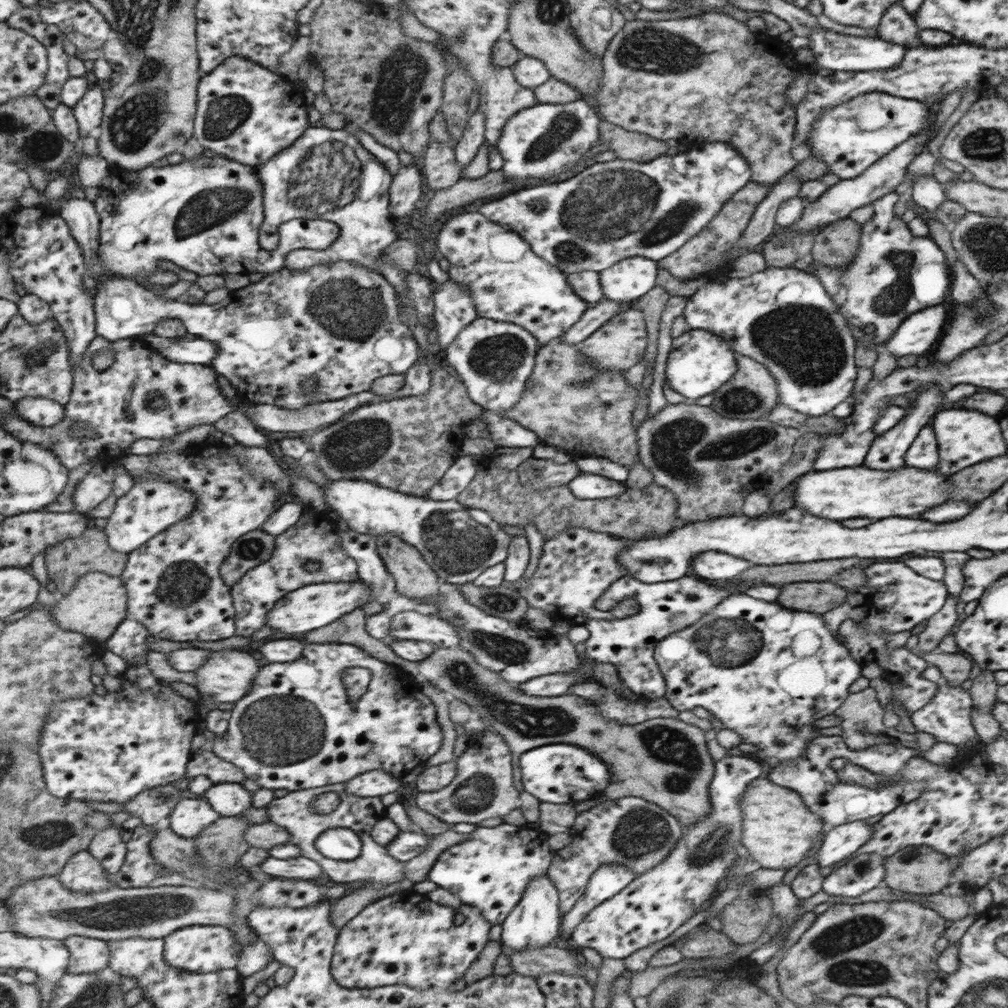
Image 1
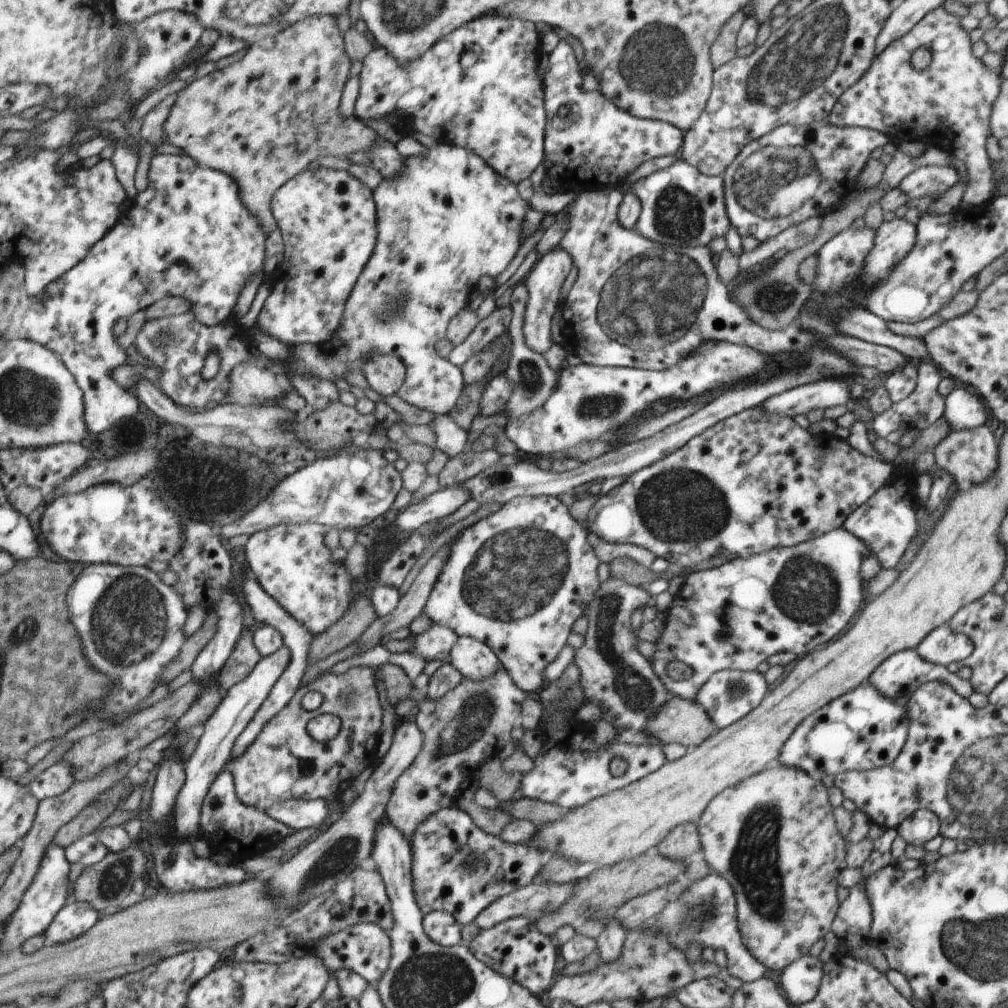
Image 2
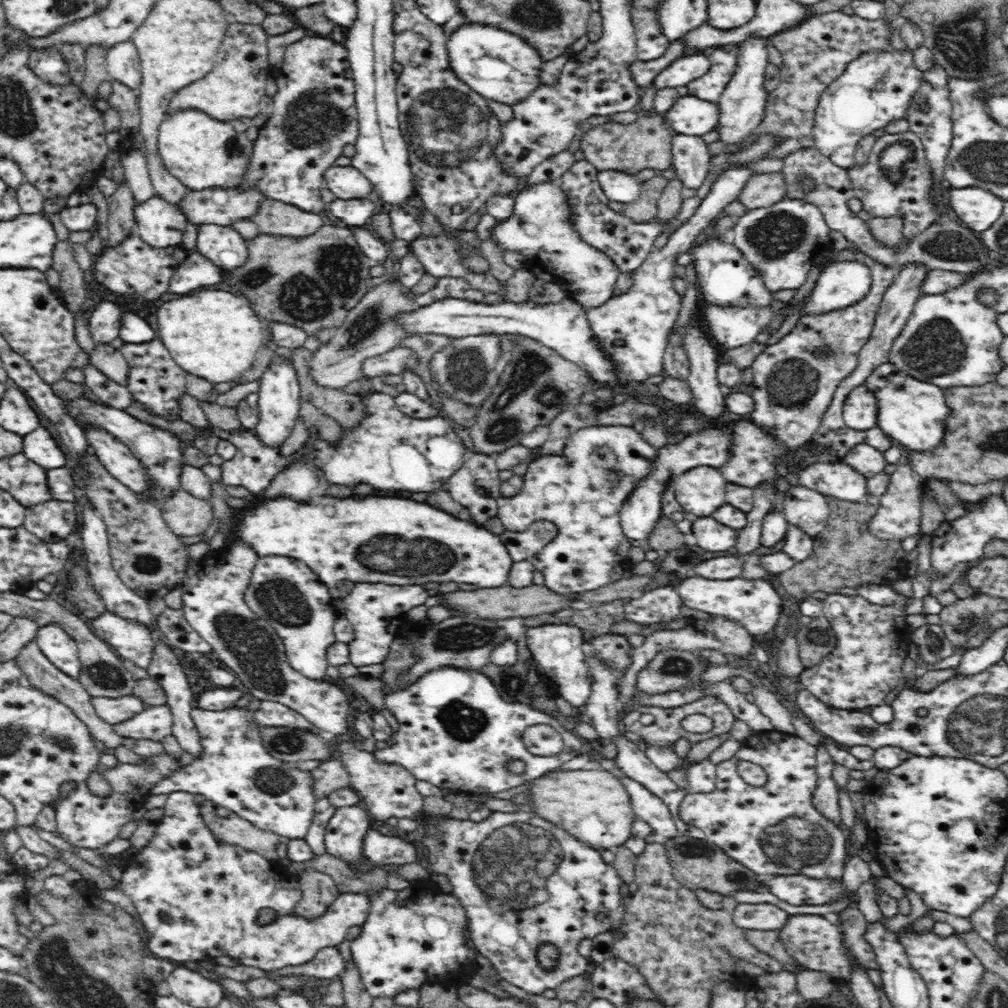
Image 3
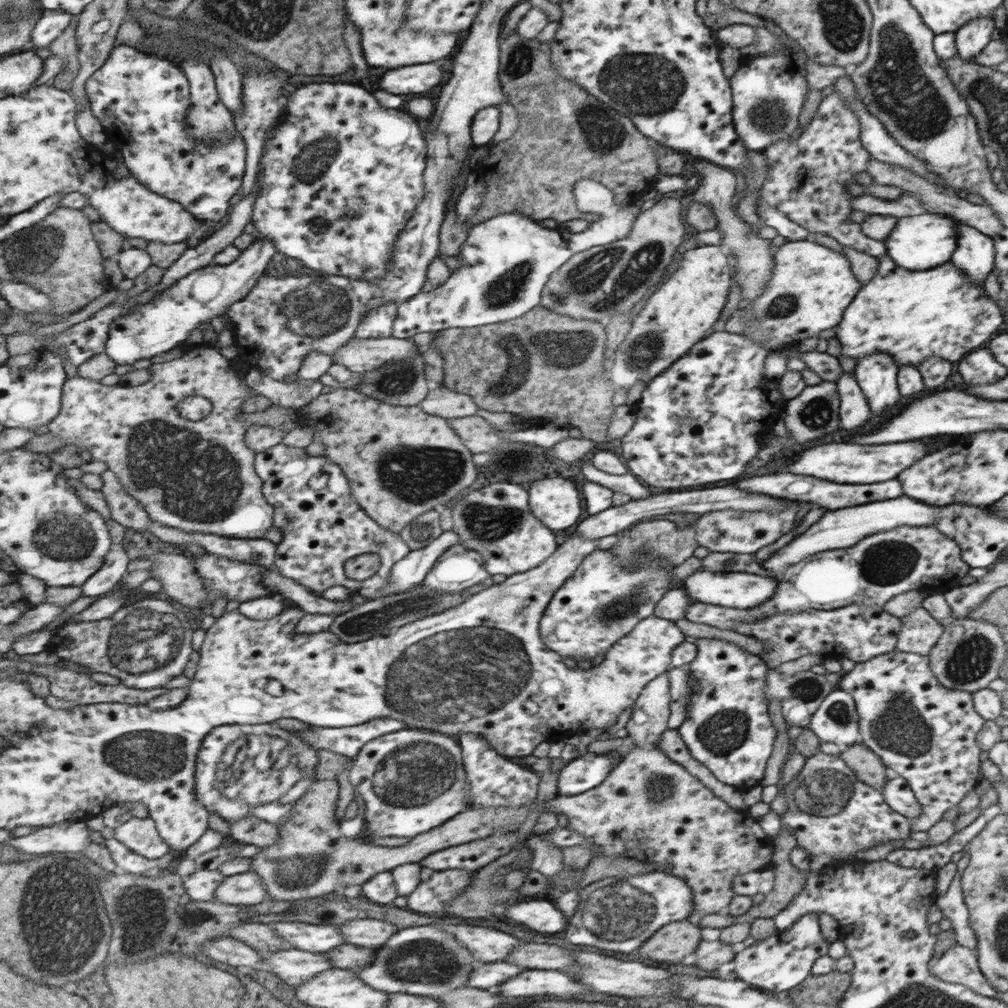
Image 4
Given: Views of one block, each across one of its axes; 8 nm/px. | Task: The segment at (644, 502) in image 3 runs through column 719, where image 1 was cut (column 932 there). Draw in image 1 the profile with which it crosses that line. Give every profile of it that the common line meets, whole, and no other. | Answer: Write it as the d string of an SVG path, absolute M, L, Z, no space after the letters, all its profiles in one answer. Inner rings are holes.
M929 424L921 428L916 439L904 455L904 465L931 469L940 462L939 445L936 440L935 430Z

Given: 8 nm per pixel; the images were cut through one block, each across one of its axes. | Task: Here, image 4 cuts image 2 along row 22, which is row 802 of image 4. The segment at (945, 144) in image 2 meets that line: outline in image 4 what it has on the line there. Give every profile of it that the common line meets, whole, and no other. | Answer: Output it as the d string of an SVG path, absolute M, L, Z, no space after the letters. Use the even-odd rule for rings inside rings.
M897 650L867 662L855 663L853 670L842 675L835 688L849 693L857 704L857 716L861 716L861 744L881 757L894 775L905 779L921 809L916 820L909 820L908 828L913 832L925 832L940 822L945 810L965 798L979 776L979 748L975 744L975 732L985 720L975 711L971 692L945 688L932 673L931 662L926 656Z

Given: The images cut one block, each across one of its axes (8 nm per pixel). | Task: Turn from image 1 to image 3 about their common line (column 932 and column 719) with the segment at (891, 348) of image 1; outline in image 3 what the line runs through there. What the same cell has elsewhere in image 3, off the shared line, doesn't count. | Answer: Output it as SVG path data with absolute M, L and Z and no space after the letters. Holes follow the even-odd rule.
M770 304L746 308L710 305L704 312L704 320L716 344L732 349L752 343L757 334L768 328L776 314Z

